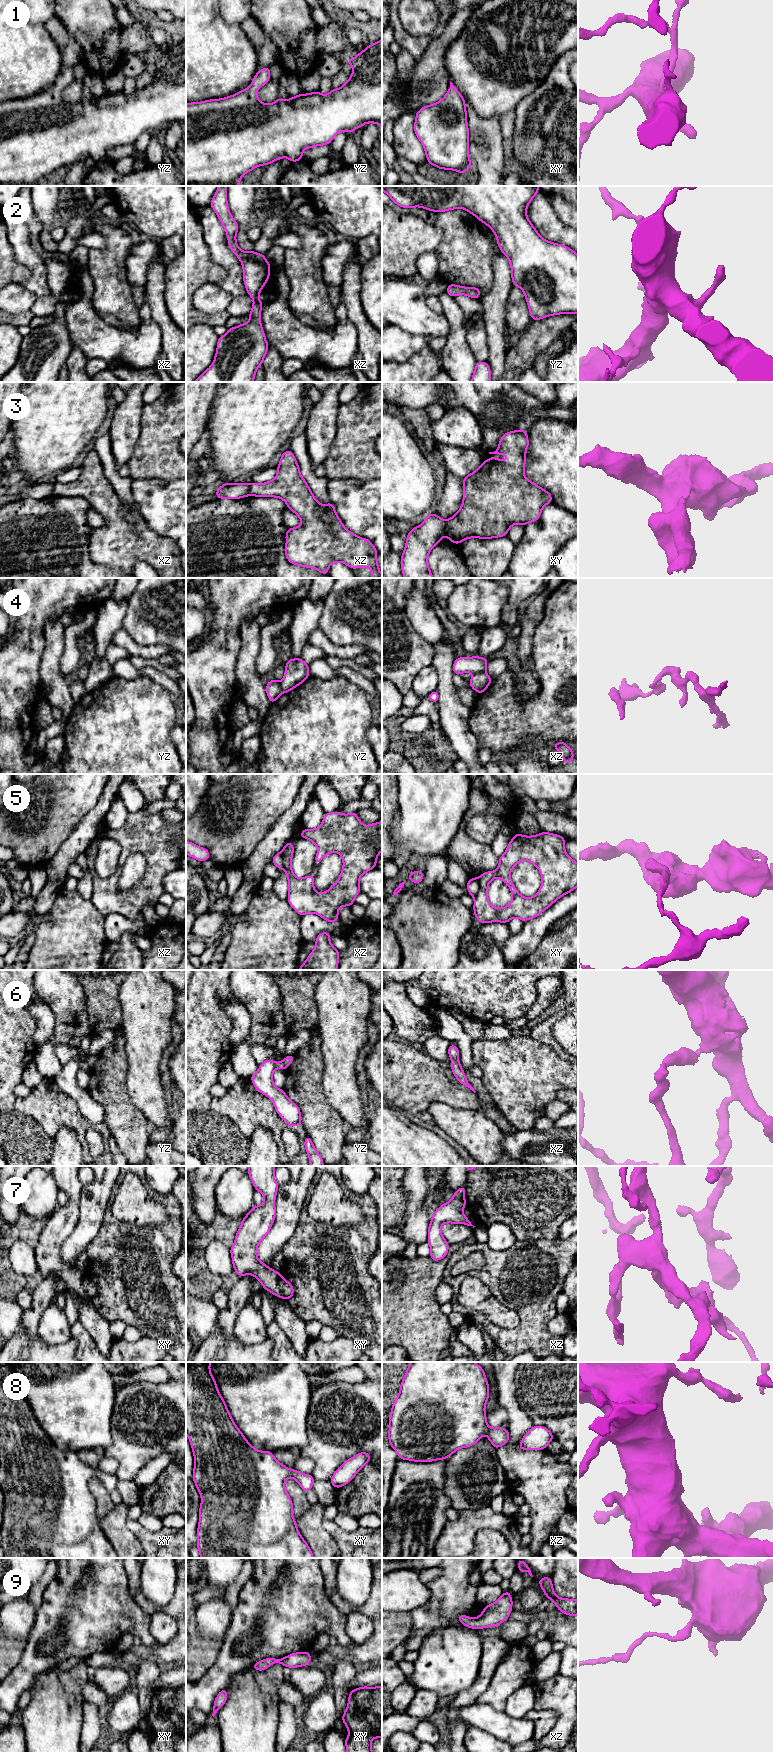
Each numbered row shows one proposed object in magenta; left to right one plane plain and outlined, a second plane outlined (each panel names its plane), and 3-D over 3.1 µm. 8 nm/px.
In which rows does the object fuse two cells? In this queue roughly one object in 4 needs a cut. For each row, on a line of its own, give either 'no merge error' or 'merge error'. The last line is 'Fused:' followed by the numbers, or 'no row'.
1: no merge error
2: no merge error
3: merge error
4: merge error
5: merge error
6: no merge error
7: no merge error
8: no merge error
9: no merge error
Fused: 3, 4, 5

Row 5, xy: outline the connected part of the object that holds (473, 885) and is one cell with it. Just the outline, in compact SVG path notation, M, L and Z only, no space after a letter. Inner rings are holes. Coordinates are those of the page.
M470 878L467 881L467 889L468 893L475 897L480 889L480 883L478 881L478 878Z

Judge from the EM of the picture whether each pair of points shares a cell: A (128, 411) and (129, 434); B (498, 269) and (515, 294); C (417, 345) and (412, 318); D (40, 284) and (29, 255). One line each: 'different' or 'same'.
A: same
B: different
C: different
D: same

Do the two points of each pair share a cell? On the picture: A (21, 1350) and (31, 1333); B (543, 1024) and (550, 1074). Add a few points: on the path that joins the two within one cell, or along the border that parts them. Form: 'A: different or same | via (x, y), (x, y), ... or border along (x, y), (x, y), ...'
A: same | via (21, 1346), (21, 1343), (27, 1337)
B: different | border along (524, 1035), (547, 1044), (556, 1054)

